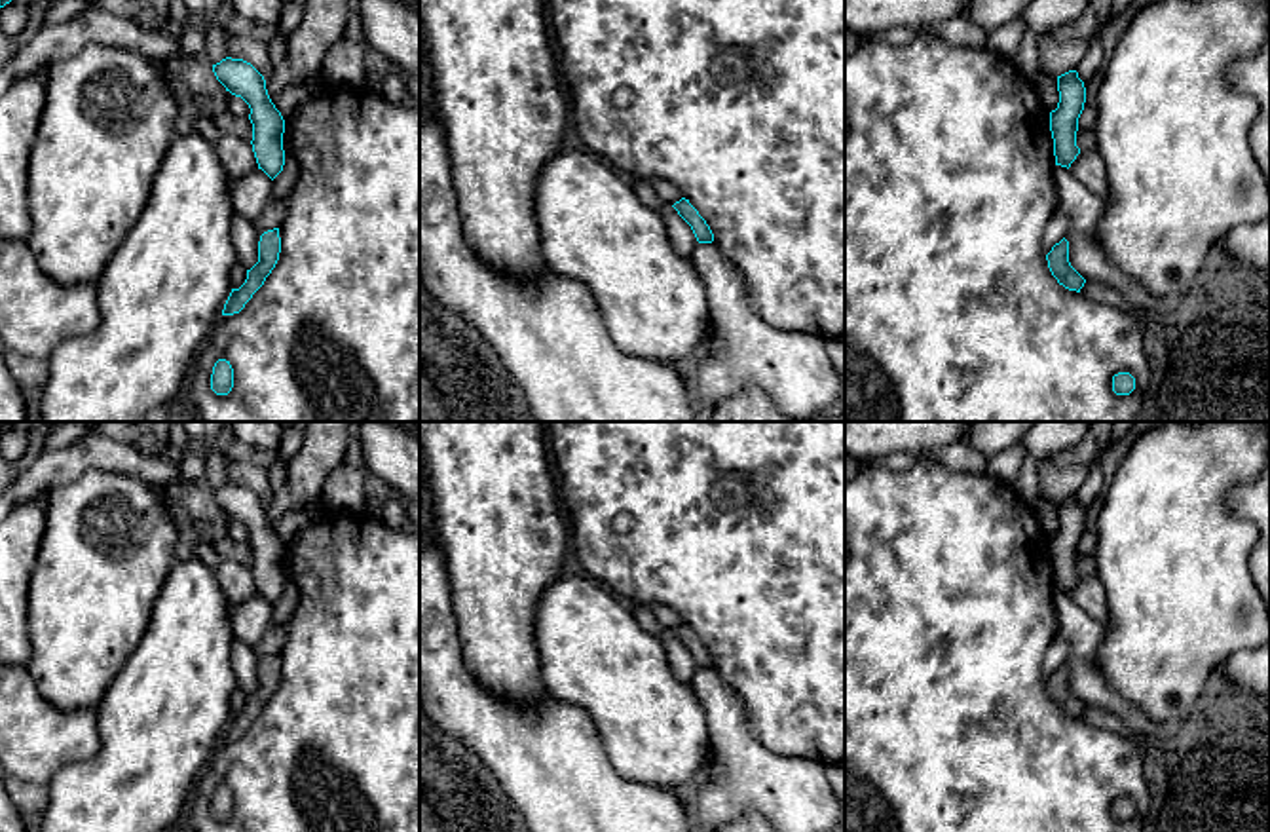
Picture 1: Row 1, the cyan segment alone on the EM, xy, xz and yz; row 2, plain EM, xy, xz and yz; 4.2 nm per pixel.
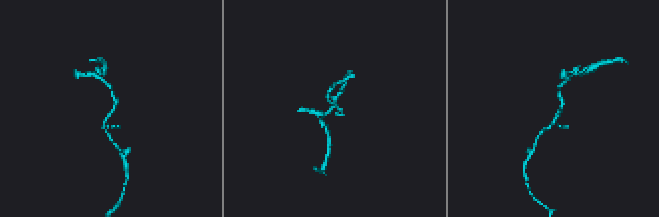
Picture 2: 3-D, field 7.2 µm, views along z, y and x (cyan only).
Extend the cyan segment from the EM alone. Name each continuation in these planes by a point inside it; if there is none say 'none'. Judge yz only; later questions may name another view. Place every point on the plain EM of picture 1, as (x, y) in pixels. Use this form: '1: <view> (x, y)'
none

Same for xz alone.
none

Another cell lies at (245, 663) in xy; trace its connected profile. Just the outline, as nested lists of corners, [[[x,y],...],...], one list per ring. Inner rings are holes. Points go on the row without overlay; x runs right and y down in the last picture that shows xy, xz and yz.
[[[235,642],[232,646],[232,669],[237,678],[237,688],[245,693],[251,695],[258,688],[258,667],[260,667],[260,657],[254,653],[252,648]]]

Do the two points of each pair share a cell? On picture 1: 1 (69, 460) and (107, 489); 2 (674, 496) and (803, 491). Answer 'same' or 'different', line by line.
1: different
2: same

